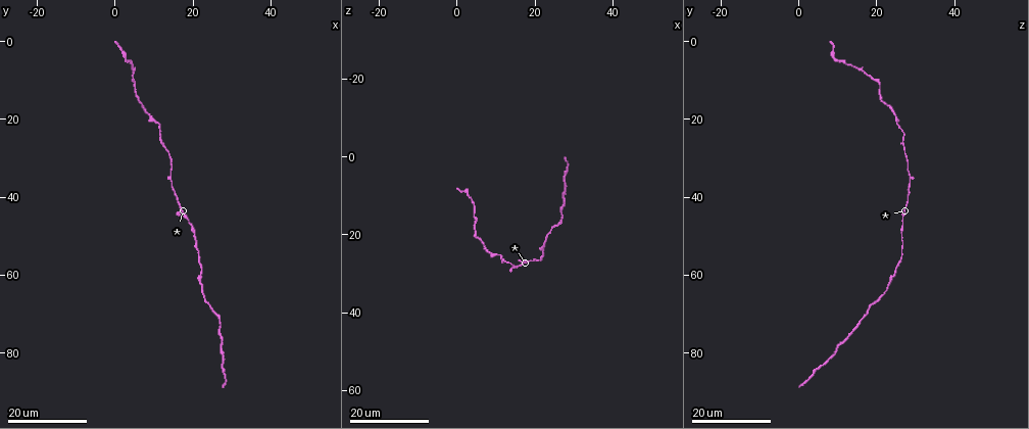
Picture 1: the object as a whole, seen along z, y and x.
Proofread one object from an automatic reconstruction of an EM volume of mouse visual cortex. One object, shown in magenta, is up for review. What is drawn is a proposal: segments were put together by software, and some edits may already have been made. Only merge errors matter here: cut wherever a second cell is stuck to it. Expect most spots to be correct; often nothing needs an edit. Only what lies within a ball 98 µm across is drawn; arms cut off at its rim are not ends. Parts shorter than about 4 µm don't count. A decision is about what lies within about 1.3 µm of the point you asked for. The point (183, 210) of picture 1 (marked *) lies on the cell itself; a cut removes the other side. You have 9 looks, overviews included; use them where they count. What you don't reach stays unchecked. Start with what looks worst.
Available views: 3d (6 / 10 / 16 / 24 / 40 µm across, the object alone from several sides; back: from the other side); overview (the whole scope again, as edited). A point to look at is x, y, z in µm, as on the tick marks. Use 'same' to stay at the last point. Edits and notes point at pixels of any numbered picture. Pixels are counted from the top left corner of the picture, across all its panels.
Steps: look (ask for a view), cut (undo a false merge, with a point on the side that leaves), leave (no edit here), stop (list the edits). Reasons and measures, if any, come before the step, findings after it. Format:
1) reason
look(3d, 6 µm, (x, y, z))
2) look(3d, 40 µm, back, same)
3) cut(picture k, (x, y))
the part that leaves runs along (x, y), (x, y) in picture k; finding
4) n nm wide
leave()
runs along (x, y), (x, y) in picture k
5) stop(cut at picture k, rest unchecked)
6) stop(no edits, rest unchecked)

thick turns thin
look(3d, 16 µm, (2.0, 5.0, 9.5))

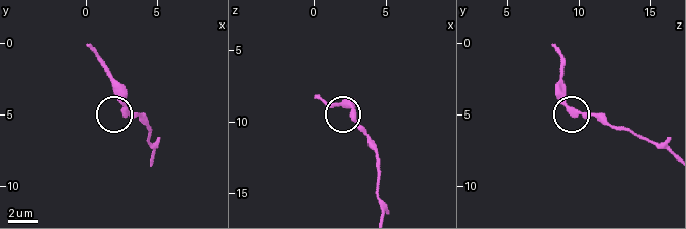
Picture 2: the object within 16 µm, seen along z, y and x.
look(3d, 6 µm, (2.8, 4.6, 9.6))

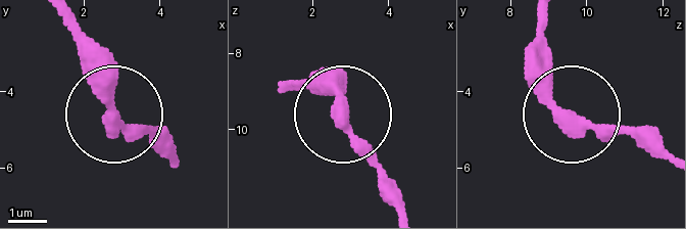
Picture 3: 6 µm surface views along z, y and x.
leave()
runs along (669, 159), (571, 115), (535, 40) in picture 3; all the same cell

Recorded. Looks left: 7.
look(3d, 24 µm, (5.0, 11.5, 21.0))

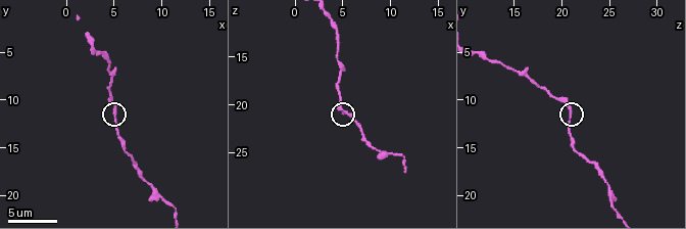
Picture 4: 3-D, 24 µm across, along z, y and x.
zoom in
look(3d, 10 µm, (5.0, 11.0, 21.0))

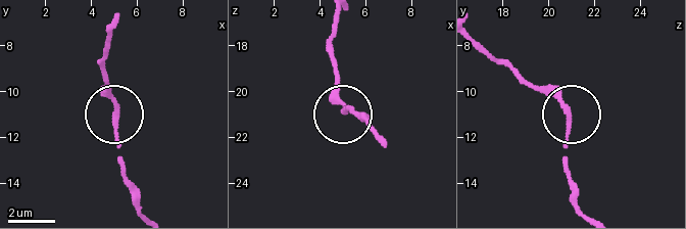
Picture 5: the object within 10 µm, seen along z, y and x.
leave()
runs along (580, 208), (568, 167), (567, 115), (511, 63) in picture 5; all the same cell

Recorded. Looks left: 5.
thick turns thin
look(3d, 16 µm, (7.0, 16.8, 23.2))

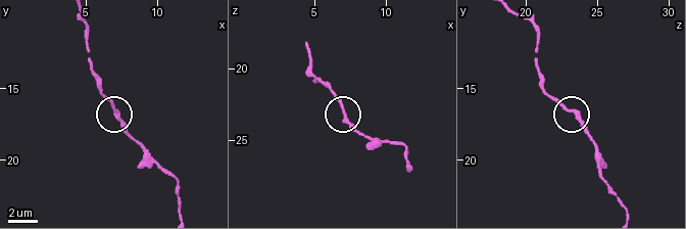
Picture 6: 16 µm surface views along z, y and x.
look(3d, 16 µm, back, (7.2, 16.6, 23.4))

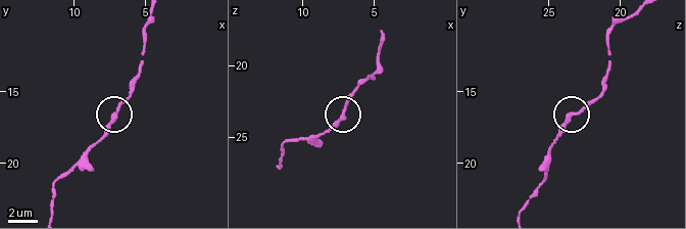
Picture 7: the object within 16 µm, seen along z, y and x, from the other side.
240 nm wide
leave()
runs along (521, 210), (544, 177), (547, 151), (564, 122), (606, 87) in picture 7; all the same cell

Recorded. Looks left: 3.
thin neck
look(3d, 16 µm, (26.5, 72.0, 15.5))

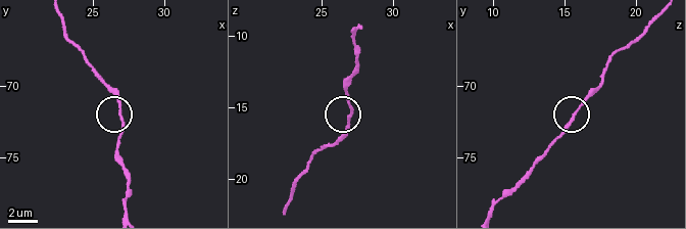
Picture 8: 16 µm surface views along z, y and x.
look(3d, 10 µm, (27.0, 71.8, 16.0))

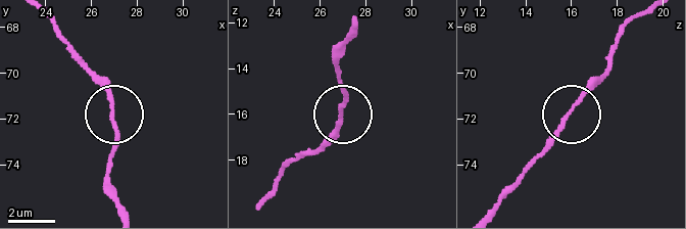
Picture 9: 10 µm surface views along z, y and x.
closer look
look(3d, 6 µm, (26.9, 71.6, 16.0))

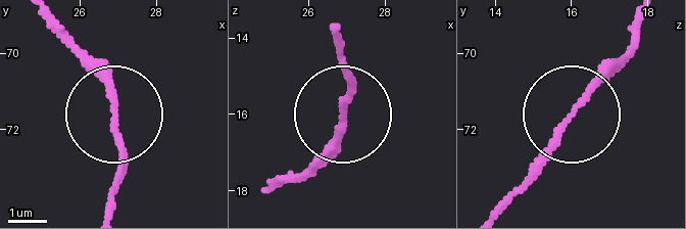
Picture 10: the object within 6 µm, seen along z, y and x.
leave()
runs along (45, 19), (110, 97), (119, 156), (113, 201) in picture 10; continuous, no second cell

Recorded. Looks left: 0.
stop(no edits, rest unchecked)

